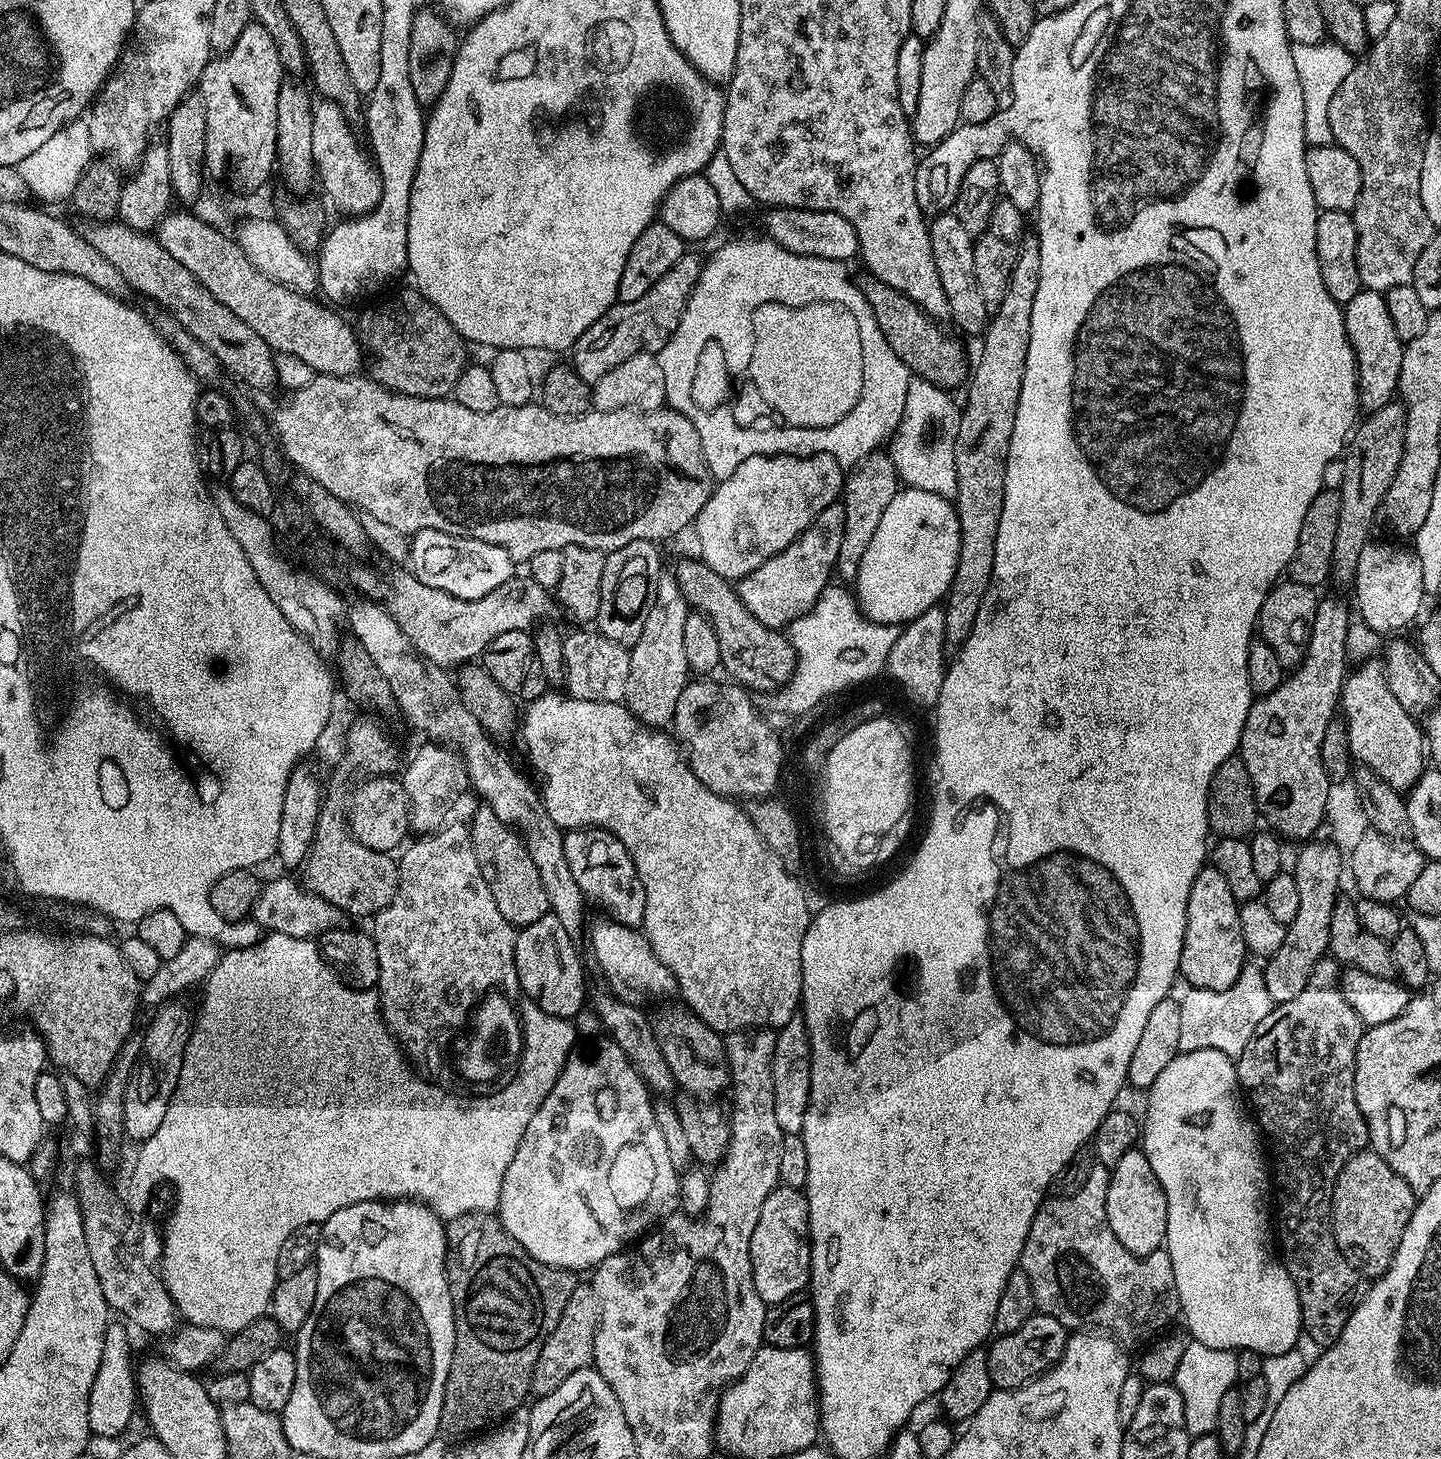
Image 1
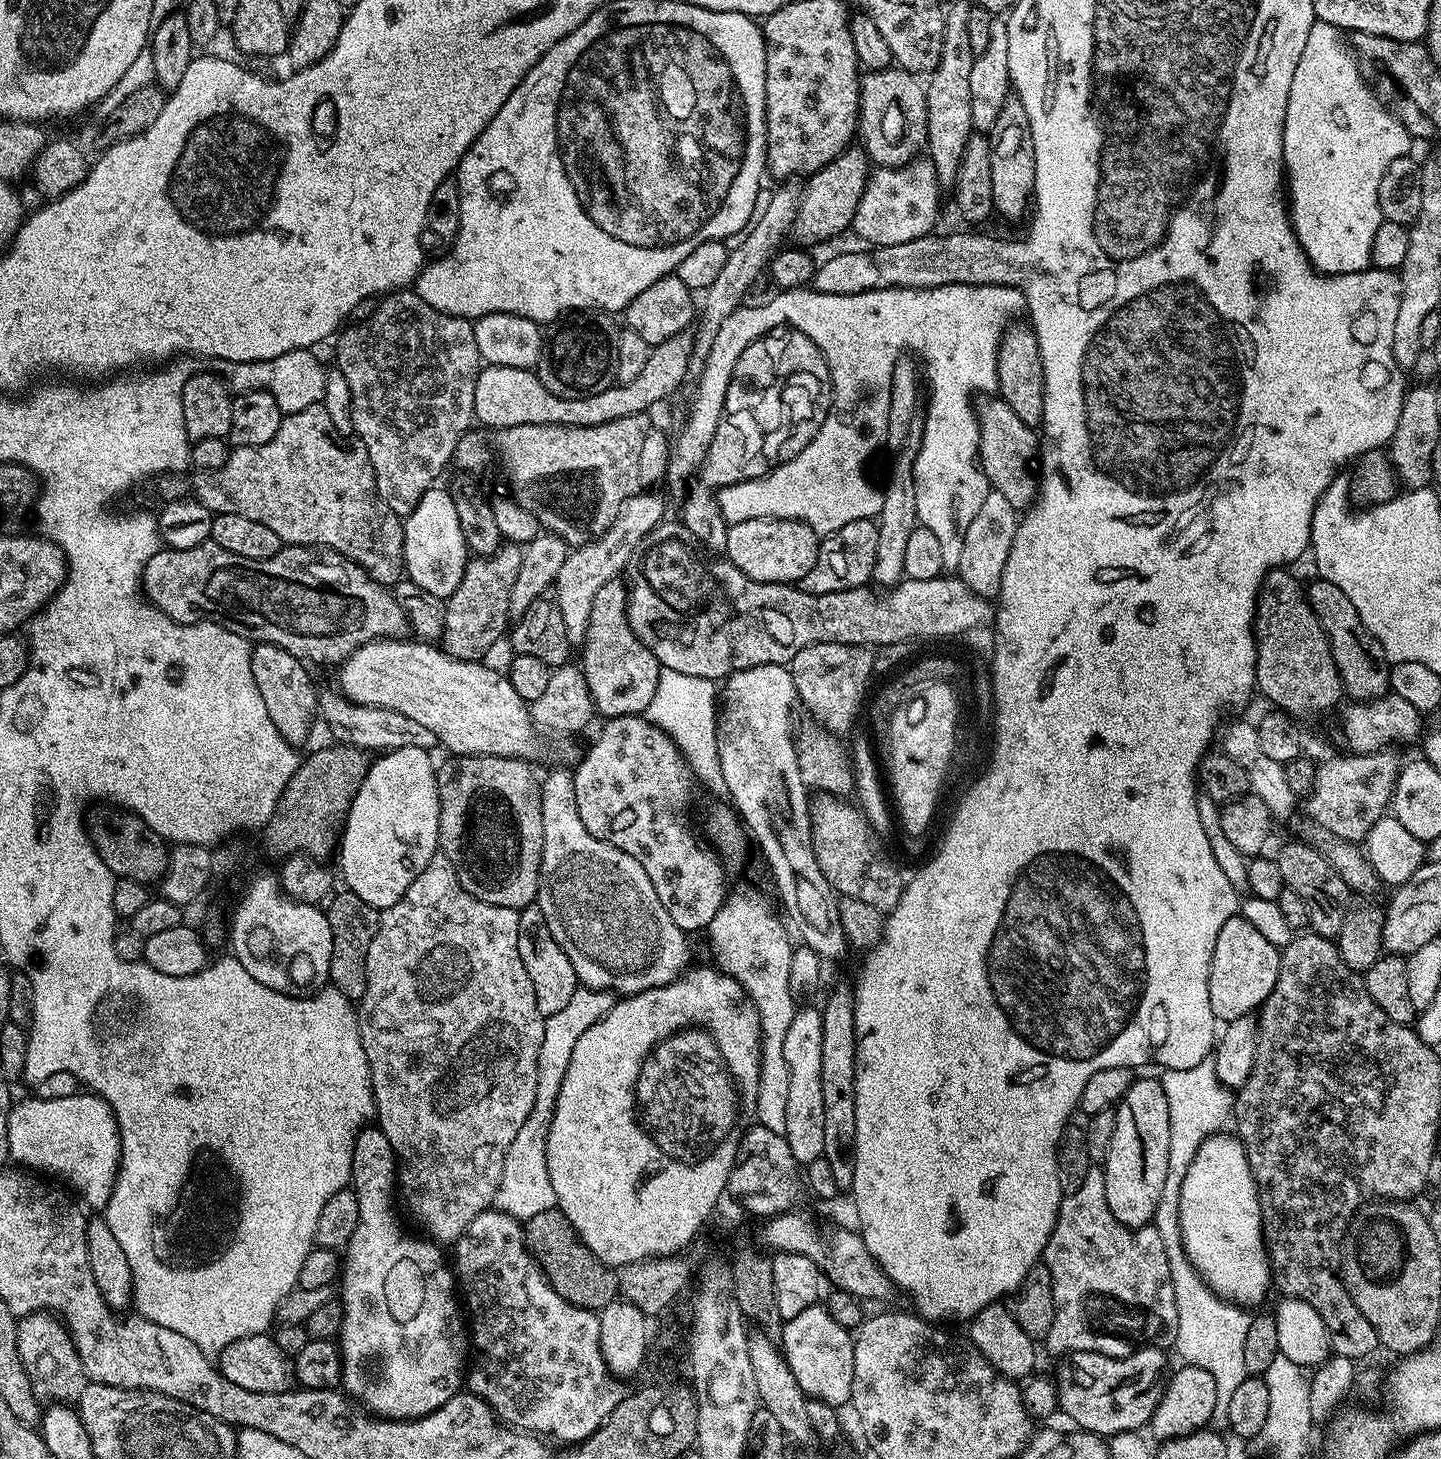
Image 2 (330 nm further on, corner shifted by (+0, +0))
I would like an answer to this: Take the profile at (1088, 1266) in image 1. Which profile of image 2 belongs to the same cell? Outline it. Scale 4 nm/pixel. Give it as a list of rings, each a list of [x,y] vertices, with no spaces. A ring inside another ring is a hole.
[[[1094,1166],[1086,1174],[1082,1186],[1074,1190],[1074,1194],[1064,1196],[1060,1202],[1058,1218],[1054,1222],[1054,1230],[1044,1247],[1042,1262],[1050,1270],[1050,1278],[1054,1286],[1054,1326],[1050,1326],[1046,1337],[1046,1345],[1056,1358],[1074,1352],[1097,1352],[1107,1356],[1128,1356],[1137,1348],[1151,1346],[1153,1348],[1171,1349],[1178,1334],[1178,1306],[1174,1302],[1174,1286],[1170,1278],[1170,1262],[1166,1258],[1166,1246],[1162,1246],[1162,1234],[1158,1234],[1155,1226],[1142,1228],[1128,1228],[1114,1214],[1110,1214],[1110,1206],[1106,1206],[1106,1182],[1104,1181],[1103,1167]]]

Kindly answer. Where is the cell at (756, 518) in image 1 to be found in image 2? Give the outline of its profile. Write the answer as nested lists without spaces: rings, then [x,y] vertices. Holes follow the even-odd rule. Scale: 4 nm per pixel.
[[[747,520],[729,527],[726,556],[734,566],[738,566],[738,570],[742,570],[742,574],[758,582],[796,584],[803,581],[807,572],[814,570],[814,562],[818,558],[819,549],[818,533],[809,524],[804,524],[800,520]]]

